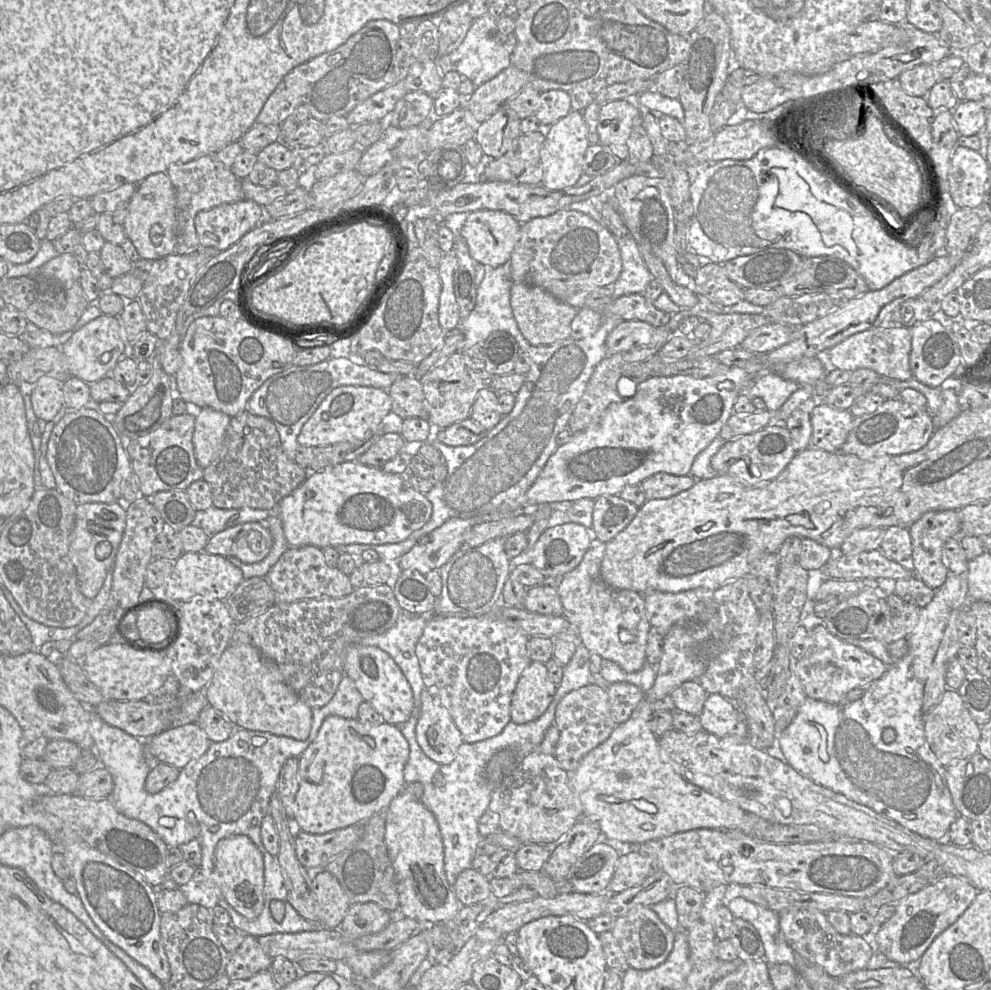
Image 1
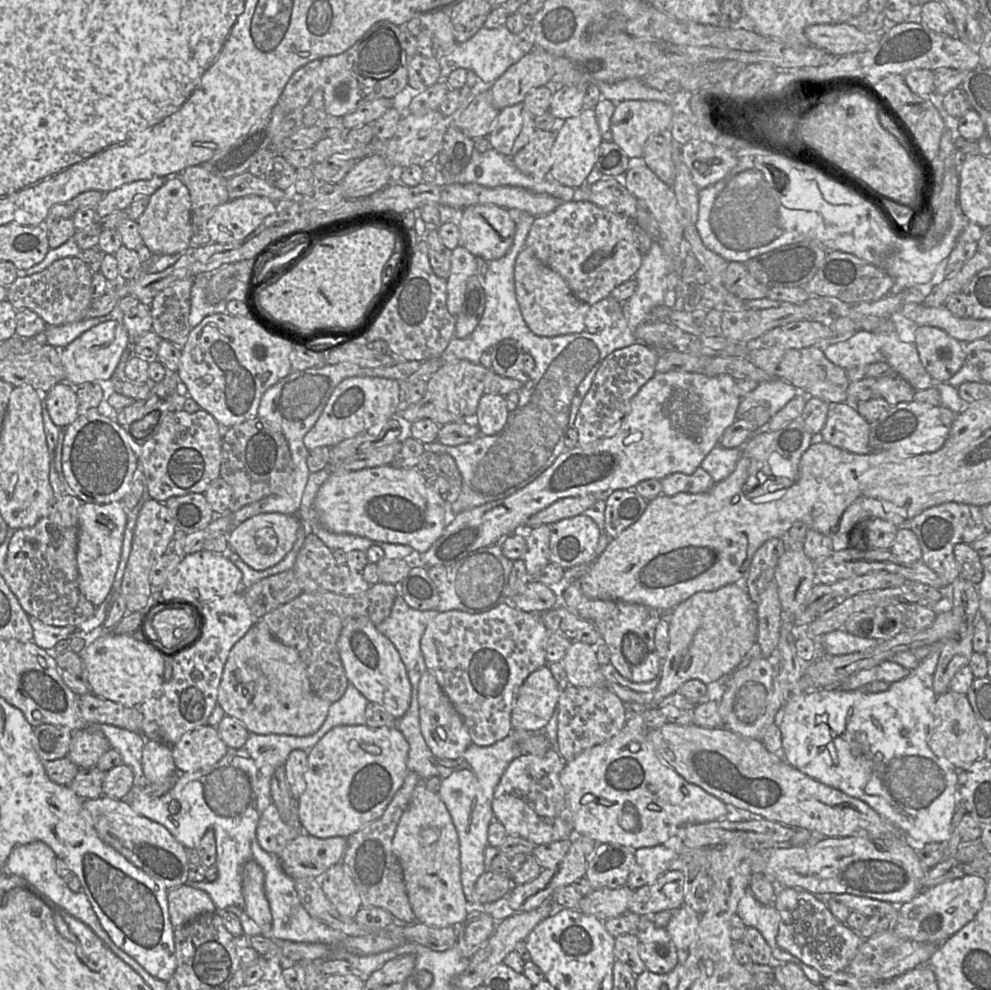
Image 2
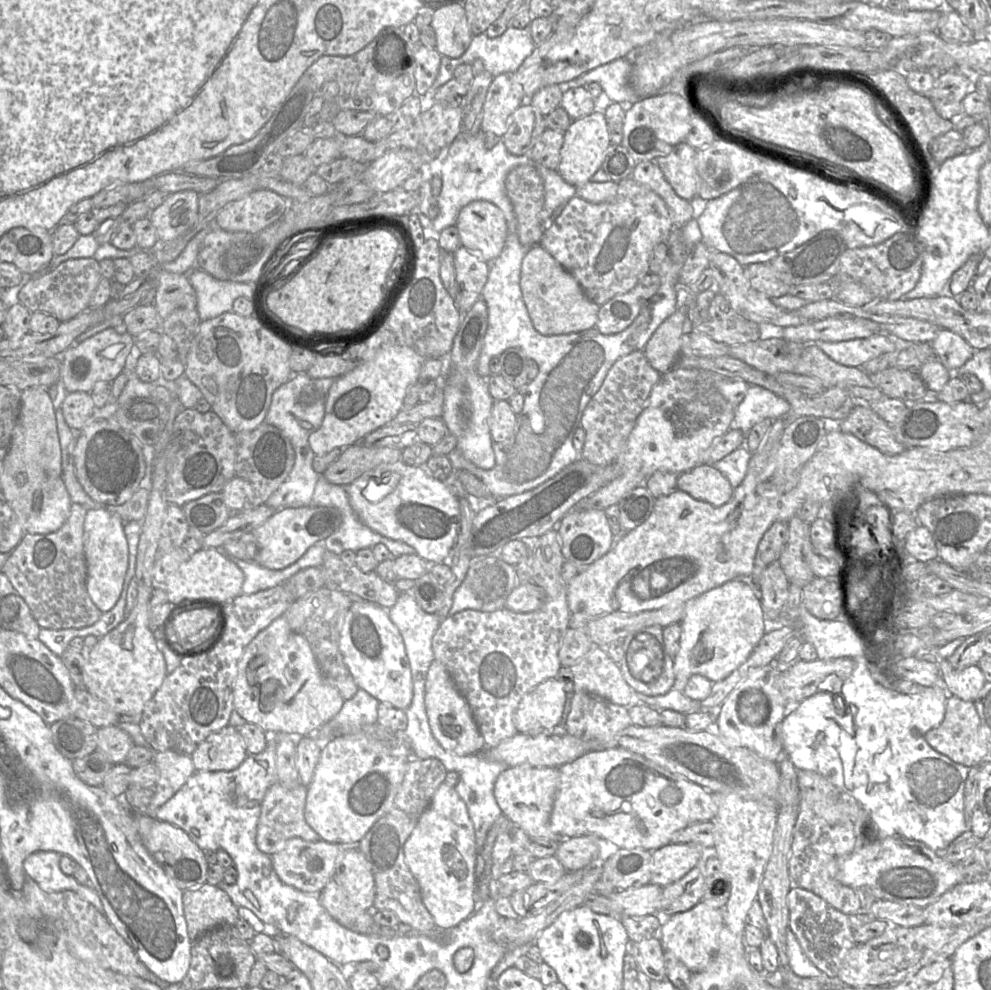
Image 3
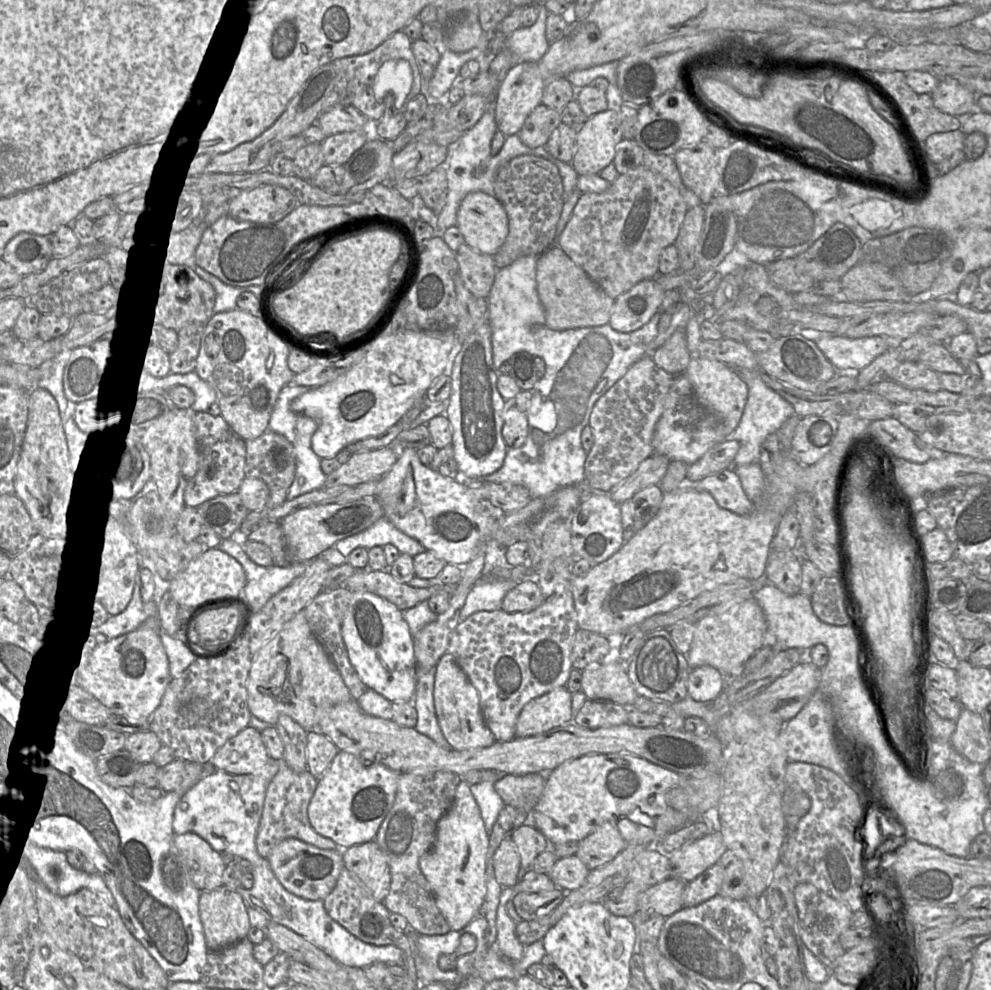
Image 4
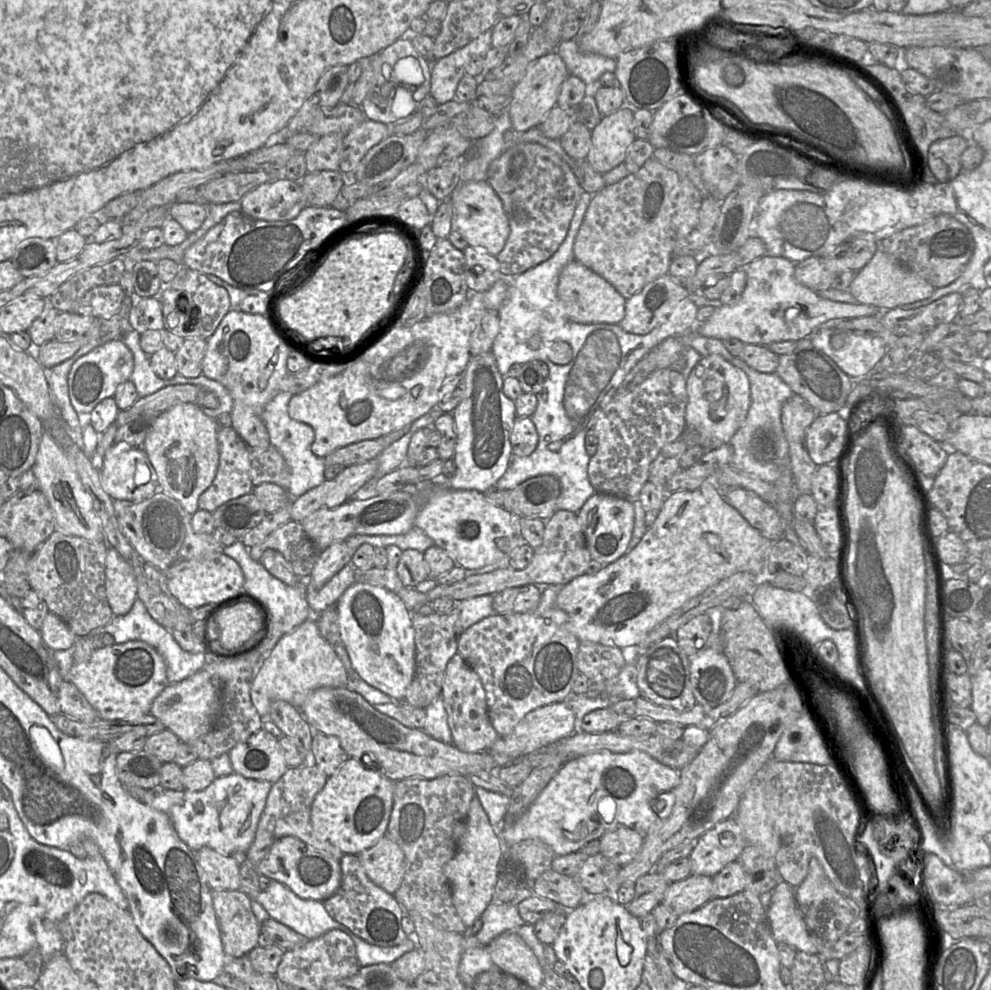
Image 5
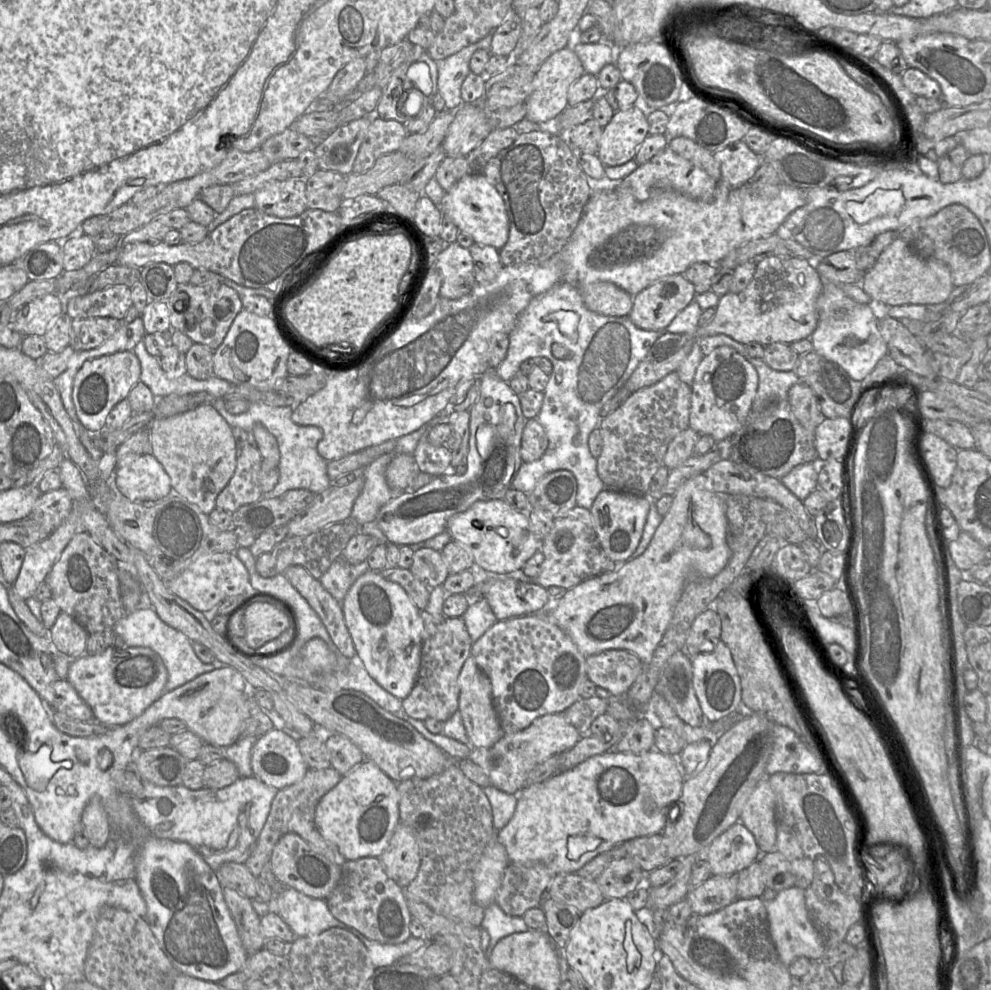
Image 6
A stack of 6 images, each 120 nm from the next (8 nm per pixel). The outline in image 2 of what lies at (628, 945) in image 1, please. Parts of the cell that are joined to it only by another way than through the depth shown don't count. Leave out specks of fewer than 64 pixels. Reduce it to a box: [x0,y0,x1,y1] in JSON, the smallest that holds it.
[636,916,682,974]

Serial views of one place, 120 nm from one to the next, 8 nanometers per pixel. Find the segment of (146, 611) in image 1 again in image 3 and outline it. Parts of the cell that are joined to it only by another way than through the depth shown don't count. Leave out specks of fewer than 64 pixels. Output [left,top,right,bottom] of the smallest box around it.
[166,608,219,645]

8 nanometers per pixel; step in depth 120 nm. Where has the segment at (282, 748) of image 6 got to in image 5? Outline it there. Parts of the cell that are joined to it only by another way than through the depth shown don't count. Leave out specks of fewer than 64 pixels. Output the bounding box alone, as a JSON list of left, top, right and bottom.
[228,729,289,783]

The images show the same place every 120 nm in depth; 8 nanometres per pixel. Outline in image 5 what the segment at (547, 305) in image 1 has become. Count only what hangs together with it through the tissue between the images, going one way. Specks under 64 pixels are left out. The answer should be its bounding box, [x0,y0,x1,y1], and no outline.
[557,260,626,324]

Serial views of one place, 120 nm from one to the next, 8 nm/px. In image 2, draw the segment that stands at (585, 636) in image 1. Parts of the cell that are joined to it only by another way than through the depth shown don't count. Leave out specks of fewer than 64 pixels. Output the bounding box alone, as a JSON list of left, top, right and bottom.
[559,578,663,683]

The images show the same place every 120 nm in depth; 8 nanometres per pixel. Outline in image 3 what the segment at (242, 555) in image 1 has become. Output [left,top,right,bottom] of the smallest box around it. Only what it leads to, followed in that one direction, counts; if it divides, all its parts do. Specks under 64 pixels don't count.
[252,506,342,569]

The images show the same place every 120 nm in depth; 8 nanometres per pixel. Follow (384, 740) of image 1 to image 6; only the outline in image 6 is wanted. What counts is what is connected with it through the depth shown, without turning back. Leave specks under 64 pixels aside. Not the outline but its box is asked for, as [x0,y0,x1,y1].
[315,760,399,860]

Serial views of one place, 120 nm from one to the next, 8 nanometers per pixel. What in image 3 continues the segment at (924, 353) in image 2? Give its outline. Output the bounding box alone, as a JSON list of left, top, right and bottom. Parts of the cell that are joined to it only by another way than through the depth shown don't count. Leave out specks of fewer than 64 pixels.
[931,329,974,372]

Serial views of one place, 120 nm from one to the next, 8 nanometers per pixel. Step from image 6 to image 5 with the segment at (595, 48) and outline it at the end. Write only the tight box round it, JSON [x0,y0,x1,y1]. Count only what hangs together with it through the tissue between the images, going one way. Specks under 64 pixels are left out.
[556,39,616,88]

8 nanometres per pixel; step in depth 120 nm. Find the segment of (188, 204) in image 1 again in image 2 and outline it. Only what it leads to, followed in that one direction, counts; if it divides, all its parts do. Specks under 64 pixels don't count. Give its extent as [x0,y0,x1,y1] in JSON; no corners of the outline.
[178,165,230,247]

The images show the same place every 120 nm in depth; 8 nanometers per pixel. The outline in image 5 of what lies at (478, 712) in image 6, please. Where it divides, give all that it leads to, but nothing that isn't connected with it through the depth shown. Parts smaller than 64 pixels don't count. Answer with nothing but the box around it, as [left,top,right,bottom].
[442,653,499,752]

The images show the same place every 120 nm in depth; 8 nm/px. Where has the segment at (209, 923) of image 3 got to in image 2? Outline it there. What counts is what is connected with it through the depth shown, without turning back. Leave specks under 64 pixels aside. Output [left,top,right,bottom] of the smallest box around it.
[167,885,217,928]

